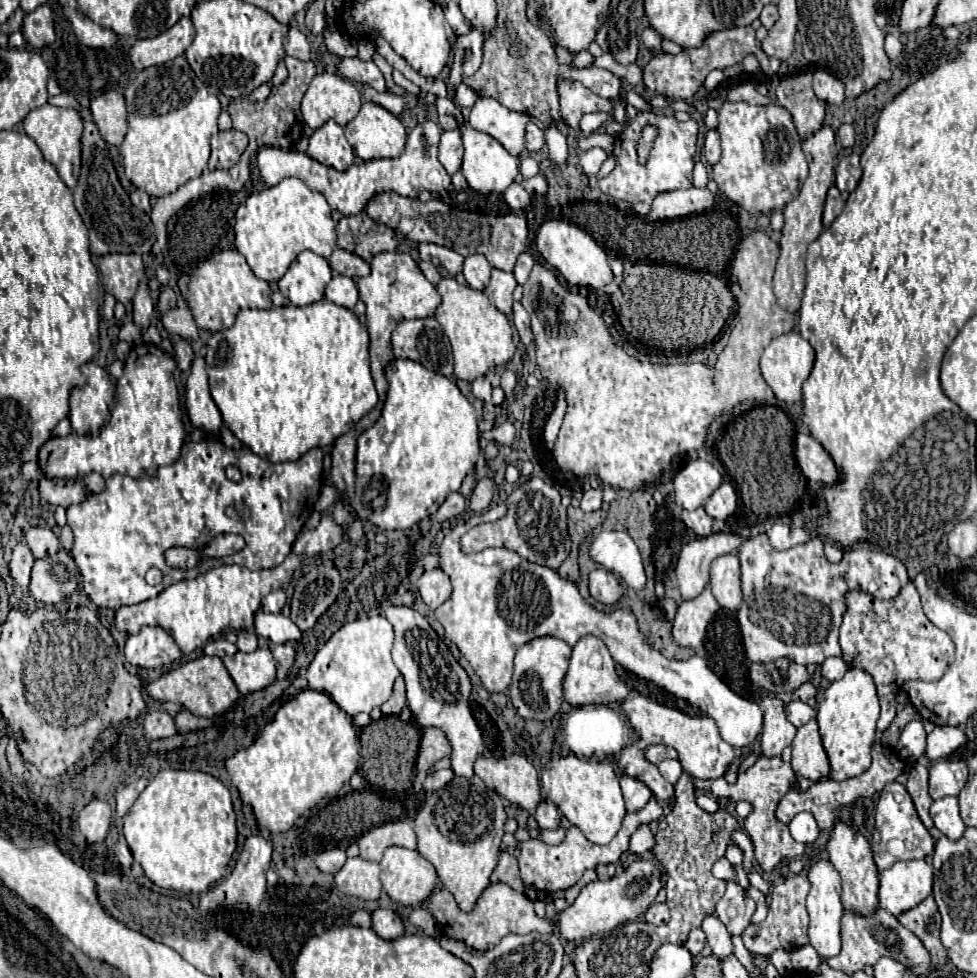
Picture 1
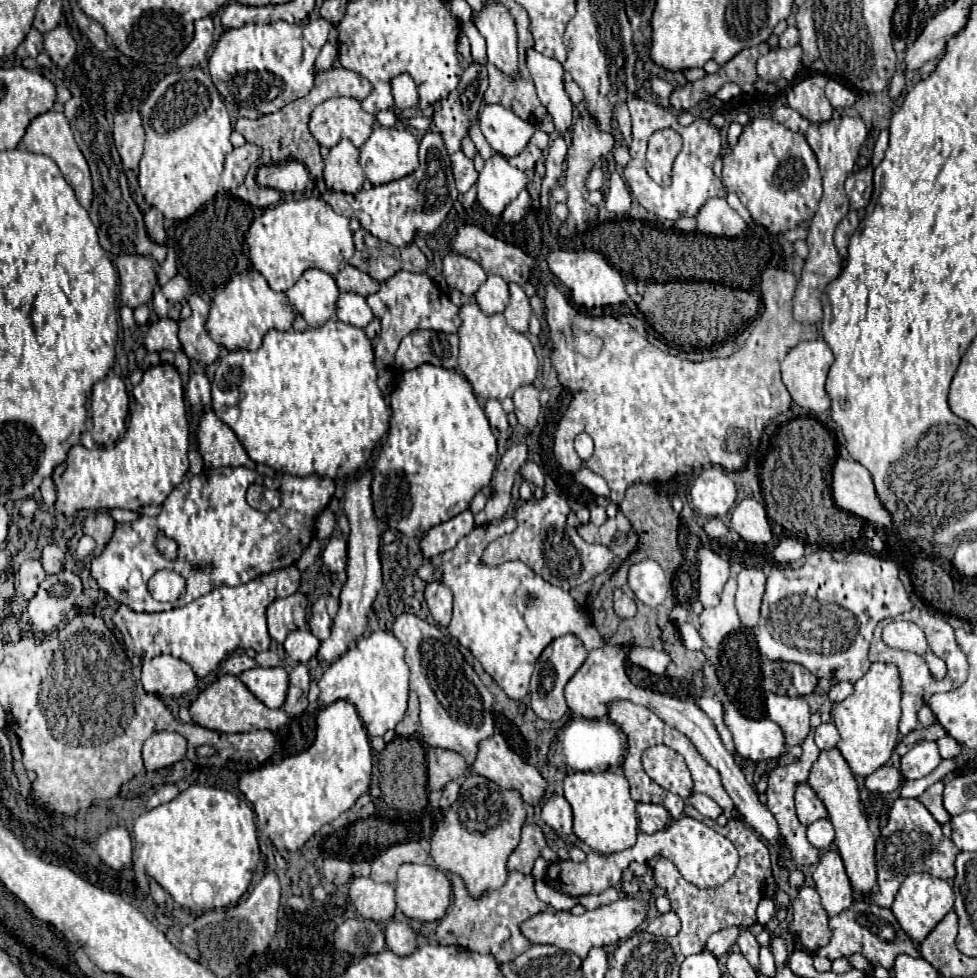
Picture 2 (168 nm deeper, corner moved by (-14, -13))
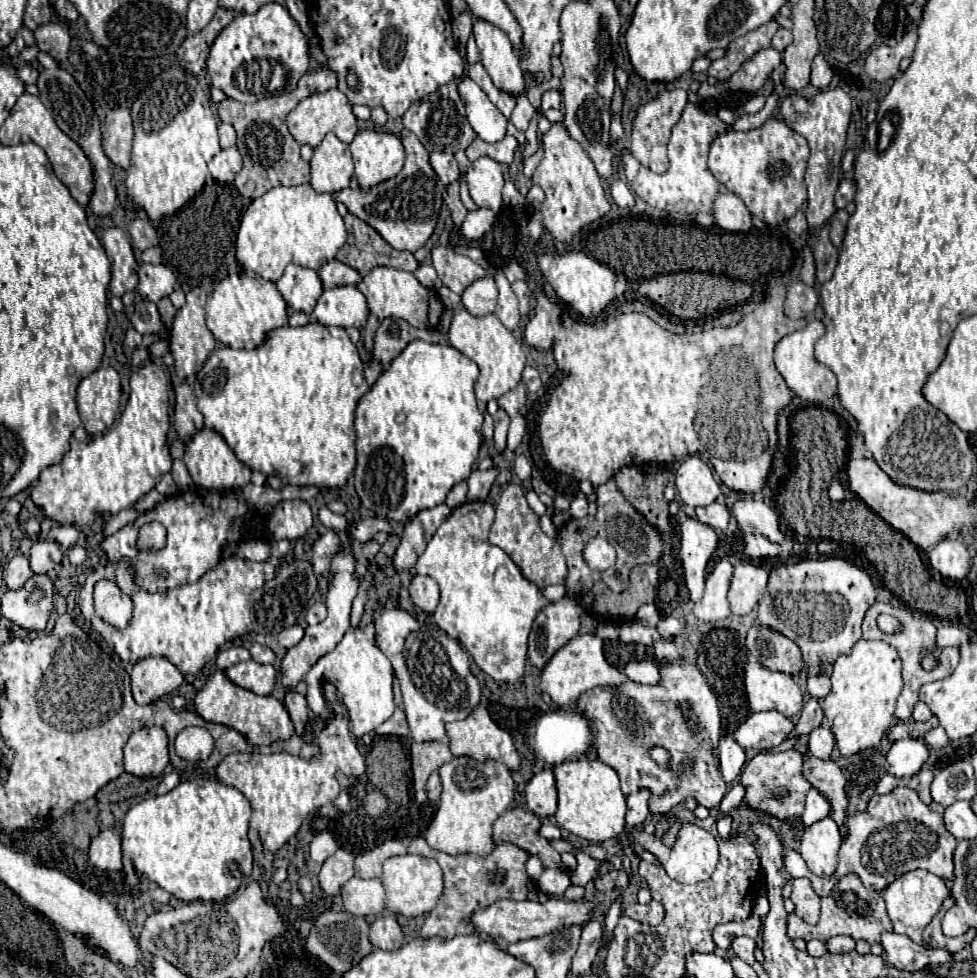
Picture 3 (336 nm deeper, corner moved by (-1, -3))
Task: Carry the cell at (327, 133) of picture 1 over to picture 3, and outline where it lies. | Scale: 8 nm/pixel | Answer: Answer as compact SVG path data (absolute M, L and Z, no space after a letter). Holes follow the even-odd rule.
M328 133L310 159L312 179L310 185L316 193L336 193L350 185L354 175L352 155L346 143L342 143L334 133Z

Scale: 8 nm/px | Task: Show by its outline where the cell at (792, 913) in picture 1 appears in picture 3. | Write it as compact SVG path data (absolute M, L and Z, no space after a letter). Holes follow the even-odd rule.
M792 879L792 895L790 899L796 905L796 915L808 923L818 923L820 915L820 897L814 893L808 879Z

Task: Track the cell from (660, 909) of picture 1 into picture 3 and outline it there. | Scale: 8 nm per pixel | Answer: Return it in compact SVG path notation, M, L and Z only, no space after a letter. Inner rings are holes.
M652 901L652 903L648 903L648 905L640 905L640 903L628 905L624 913L626 913L628 917L640 921L642 925L658 925L658 923L664 919L664 907L662 907L662 903L658 903L658 901Z

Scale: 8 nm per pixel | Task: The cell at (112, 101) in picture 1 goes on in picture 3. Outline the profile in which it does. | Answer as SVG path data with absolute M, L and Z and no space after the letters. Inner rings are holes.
M118 107L118 109L108 111L104 125L106 125L106 131L104 131L102 145L104 145L108 159L118 167L128 169L134 136L130 111L126 107Z

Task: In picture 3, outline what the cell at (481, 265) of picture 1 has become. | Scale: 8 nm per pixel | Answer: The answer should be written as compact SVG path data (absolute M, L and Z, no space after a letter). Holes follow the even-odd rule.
M482 277L462 293L462 307L474 317L484 317L494 311L496 299L498 299L498 289L494 279Z

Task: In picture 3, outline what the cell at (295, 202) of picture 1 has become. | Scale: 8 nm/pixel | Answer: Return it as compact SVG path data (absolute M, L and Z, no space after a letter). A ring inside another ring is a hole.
M308 183L274 187L254 199L246 209L238 229L236 259L244 269L254 271L268 281L278 281L290 263L318 271L336 257L338 249L346 243L346 237L348 233L332 195L316 193Z

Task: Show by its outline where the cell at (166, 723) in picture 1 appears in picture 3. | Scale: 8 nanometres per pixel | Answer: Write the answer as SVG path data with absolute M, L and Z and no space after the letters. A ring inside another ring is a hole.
M142 727L124 747L124 769L136 777L160 777L168 765L168 737L164 729Z

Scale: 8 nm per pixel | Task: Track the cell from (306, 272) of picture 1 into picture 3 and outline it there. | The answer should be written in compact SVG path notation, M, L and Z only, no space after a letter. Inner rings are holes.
M288 265L284 275L276 281L276 287L282 293L286 305L306 315L312 313L318 297L322 295L322 283L316 271L298 265Z

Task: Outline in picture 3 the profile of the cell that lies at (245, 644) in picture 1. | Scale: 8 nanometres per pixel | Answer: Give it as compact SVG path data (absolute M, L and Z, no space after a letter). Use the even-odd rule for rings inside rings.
M254 643L250 647L250 653L252 653L252 659L258 661L258 663L262 663L262 665L268 665L268 663L276 661L274 651L270 647L266 647L266 645L260 645L260 643Z

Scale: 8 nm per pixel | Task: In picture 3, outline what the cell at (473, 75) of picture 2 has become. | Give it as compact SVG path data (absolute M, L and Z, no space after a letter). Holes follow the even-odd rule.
M452 81L450 85L440 87L428 99L430 99L432 105L410 105L410 109L402 117L404 127L410 129L428 151L456 153L456 151L466 149L478 135L470 127L470 123L466 121L466 113L464 113L464 105L460 101L460 95L458 95L456 81Z

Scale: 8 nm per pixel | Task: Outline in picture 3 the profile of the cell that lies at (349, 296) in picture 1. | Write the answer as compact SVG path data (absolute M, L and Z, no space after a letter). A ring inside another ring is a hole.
M334 287L320 295L312 313L322 325L362 329L368 321L368 303L356 287Z

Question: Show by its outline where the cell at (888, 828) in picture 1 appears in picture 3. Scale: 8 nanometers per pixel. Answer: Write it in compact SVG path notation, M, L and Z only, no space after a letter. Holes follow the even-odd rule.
M898 785L888 795L874 795L868 801L866 811L848 813L846 827L848 831L840 847L838 865L830 877L818 877L810 873L796 849L784 851L786 873L792 877L808 877L820 897L828 897L830 889L848 873L858 873L862 883L876 893L884 891L894 879L914 869L932 871L946 881L954 879L952 853L956 849L956 839L944 827L942 815L930 811L928 805L924 805L918 795L906 785Z

